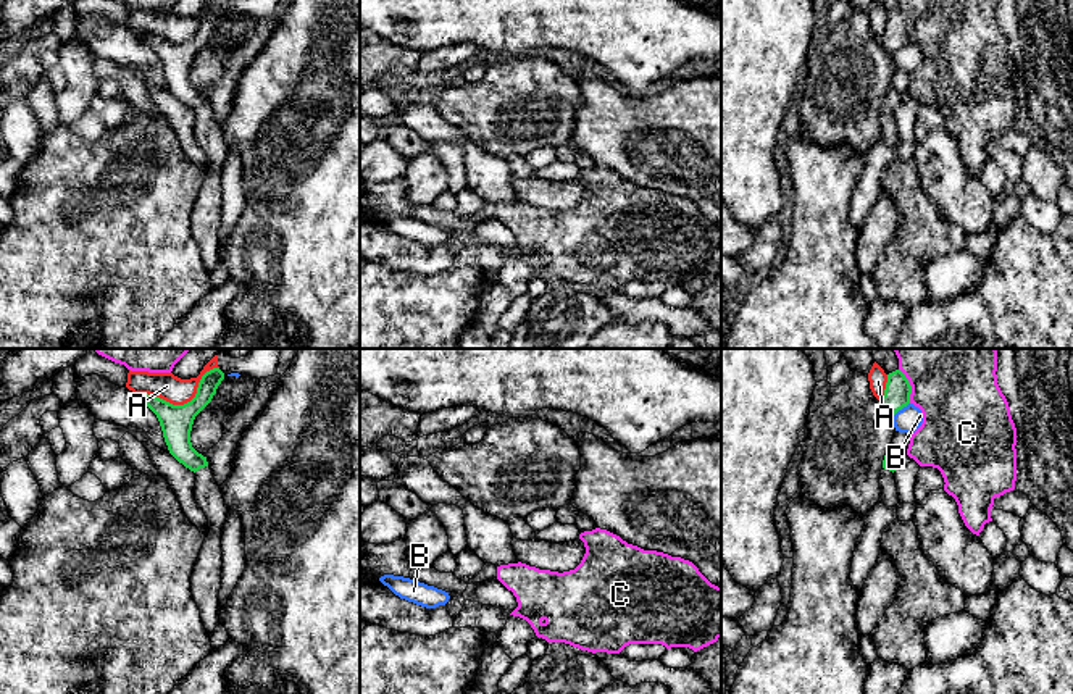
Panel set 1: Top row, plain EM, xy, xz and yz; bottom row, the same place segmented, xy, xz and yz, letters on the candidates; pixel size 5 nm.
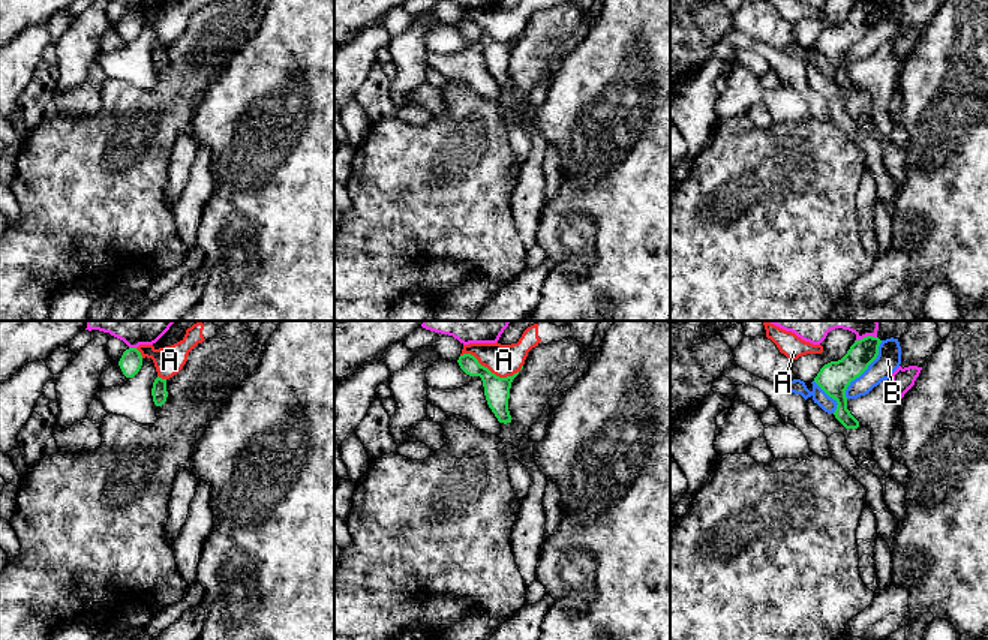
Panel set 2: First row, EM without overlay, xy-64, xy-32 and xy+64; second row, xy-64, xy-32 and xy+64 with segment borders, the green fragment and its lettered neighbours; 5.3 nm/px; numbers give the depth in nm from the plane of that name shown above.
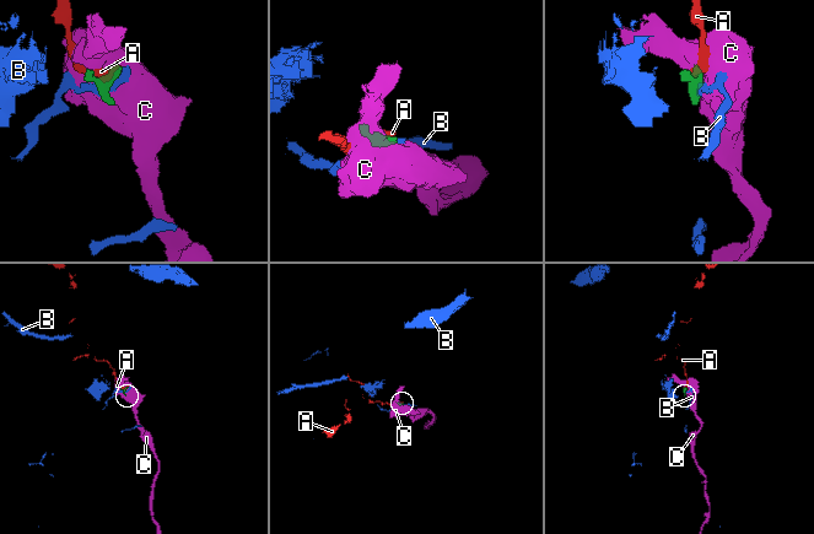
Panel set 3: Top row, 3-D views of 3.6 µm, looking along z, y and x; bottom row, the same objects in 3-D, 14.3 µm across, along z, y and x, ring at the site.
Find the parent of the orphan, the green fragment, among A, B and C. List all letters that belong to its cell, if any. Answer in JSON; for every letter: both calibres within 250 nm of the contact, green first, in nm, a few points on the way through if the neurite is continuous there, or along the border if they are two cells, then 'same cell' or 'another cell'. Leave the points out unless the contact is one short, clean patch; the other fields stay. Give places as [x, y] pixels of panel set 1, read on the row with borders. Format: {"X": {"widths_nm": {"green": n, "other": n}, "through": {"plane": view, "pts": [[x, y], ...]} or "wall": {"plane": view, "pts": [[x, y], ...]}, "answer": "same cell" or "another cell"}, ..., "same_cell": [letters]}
{"A": {"widths_nm": {"green": 160, "other": 140}, "wall": {"plane": "xy", "pts": [[218, 367], [202, 376], [197, 392], [183, 404], [139, 396]]}, "answer": "another cell"}, "B": {"widths_nm": {"green": 130, "other": 130}, "wall": {"plane": "yz", "pts": [[909, 402], [893, 418]]}, "answer": "another cell"}, "C": {"widths_nm": {"green": 130, "other": 480}, "answer": "another cell"}, "same_cell": []}

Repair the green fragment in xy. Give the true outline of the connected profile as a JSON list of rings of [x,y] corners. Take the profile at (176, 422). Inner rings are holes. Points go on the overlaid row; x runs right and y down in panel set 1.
[[[219,368],[207,371],[198,383],[195,397],[184,405],[173,405],[148,394],[139,395],[145,397],[144,403],[157,415],[169,454],[195,475],[194,495],[208,520],[208,526],[192,571],[190,591],[208,634],[219,625],[221,533],[229,508],[211,475],[207,457],[192,447],[190,431],[195,416],[211,402],[223,379],[224,373]]]

